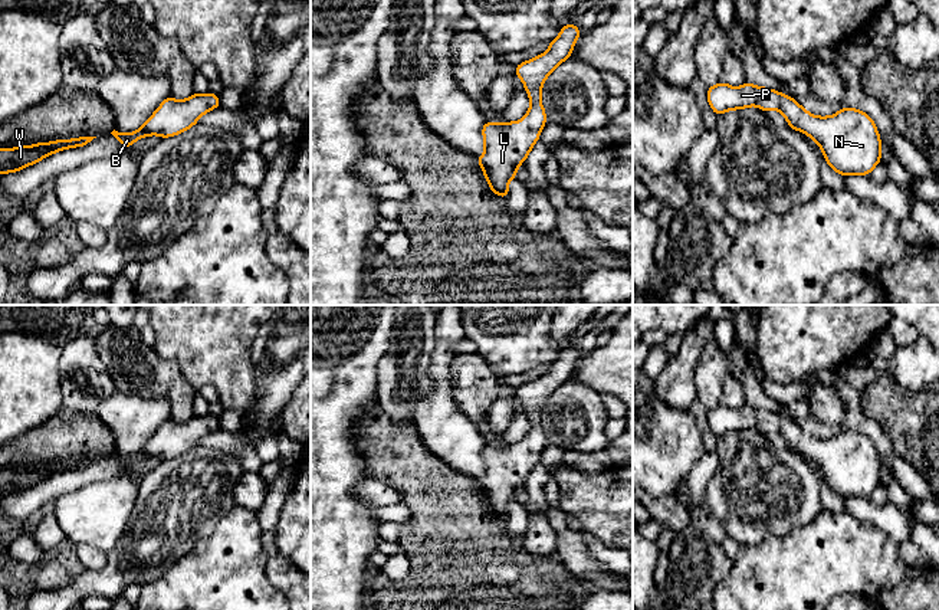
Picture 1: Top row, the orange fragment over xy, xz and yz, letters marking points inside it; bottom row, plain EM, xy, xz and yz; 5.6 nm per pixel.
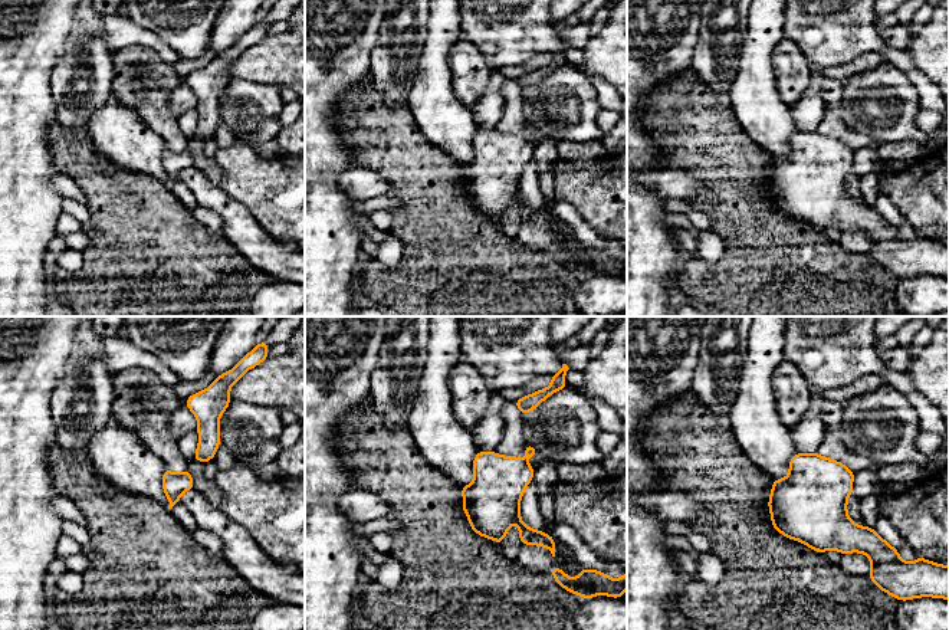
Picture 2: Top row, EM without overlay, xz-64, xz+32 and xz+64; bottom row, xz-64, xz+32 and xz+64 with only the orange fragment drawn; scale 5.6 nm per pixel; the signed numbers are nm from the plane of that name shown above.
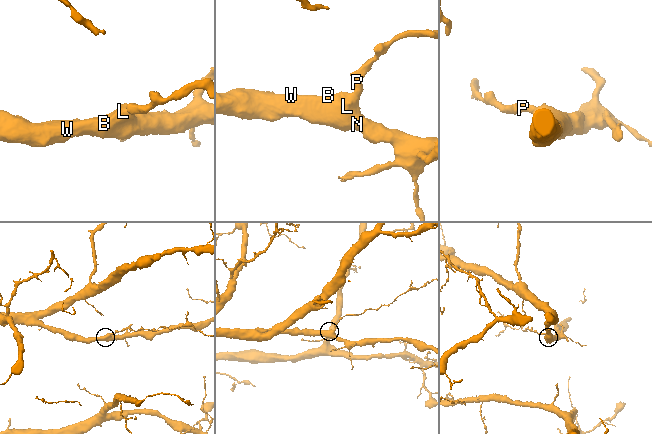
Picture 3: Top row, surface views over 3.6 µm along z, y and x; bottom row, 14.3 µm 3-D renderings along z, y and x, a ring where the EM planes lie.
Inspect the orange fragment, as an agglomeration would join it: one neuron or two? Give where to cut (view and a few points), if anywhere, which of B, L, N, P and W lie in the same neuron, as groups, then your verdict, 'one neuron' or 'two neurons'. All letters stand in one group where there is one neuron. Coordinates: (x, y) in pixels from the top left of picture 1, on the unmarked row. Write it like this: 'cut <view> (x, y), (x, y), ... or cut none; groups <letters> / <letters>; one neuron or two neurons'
cut none; groups B L N P W; one neuron

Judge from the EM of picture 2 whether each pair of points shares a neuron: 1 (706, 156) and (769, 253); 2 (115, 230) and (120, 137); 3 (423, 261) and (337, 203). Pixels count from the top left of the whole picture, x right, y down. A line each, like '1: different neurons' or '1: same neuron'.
1: same neuron
2: different neurons
3: different neurons

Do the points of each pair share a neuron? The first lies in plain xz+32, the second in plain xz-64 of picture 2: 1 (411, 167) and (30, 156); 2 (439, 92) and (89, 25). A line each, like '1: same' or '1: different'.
1: different
2: different

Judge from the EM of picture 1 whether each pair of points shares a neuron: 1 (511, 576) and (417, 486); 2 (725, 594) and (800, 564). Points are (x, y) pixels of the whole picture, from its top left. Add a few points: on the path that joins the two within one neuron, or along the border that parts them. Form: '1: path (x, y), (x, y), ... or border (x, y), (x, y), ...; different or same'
1: path (486, 551), (442, 504); same
2: path (744, 593), (771, 593), (781, 583); same

